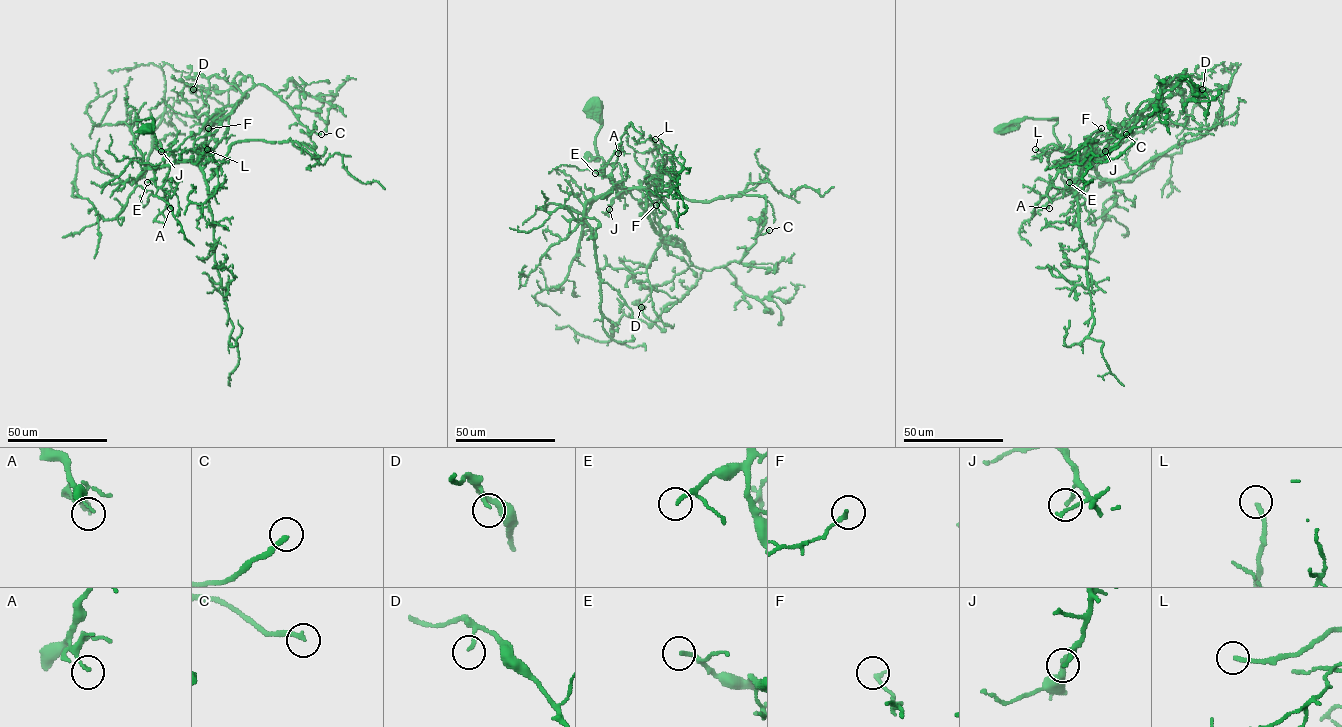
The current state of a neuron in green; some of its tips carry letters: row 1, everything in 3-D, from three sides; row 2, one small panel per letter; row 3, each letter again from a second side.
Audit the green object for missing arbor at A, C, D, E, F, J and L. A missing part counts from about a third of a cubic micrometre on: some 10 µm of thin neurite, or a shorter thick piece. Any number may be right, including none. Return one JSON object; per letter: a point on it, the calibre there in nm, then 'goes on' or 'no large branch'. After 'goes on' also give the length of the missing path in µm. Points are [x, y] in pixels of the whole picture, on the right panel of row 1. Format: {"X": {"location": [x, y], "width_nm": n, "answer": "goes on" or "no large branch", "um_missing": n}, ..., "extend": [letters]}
{"A": {"location": [1049, 208], "width_nm": 150, "answer": "no large branch"}, "C": {"location": [1126, 134], "width_nm": 240, "answer": "goes on", "um_missing": 10}, "D": {"location": [1202, 89], "width_nm": 140, "answer": "no large branch"}, "E": {"location": [1069, 182], "width_nm": 130, "answer": "goes on", "um_missing": 20}, "F": {"location": [1101, 128], "width_nm": 190, "answer": "no large branch"}, "J": {"location": [1105, 151], "width_nm": 150, "answer": "no large branch"}, "L": {"location": [1035, 149], "width_nm": 190, "answer": "no large branch"}, "extend": ["C", "E"]}

